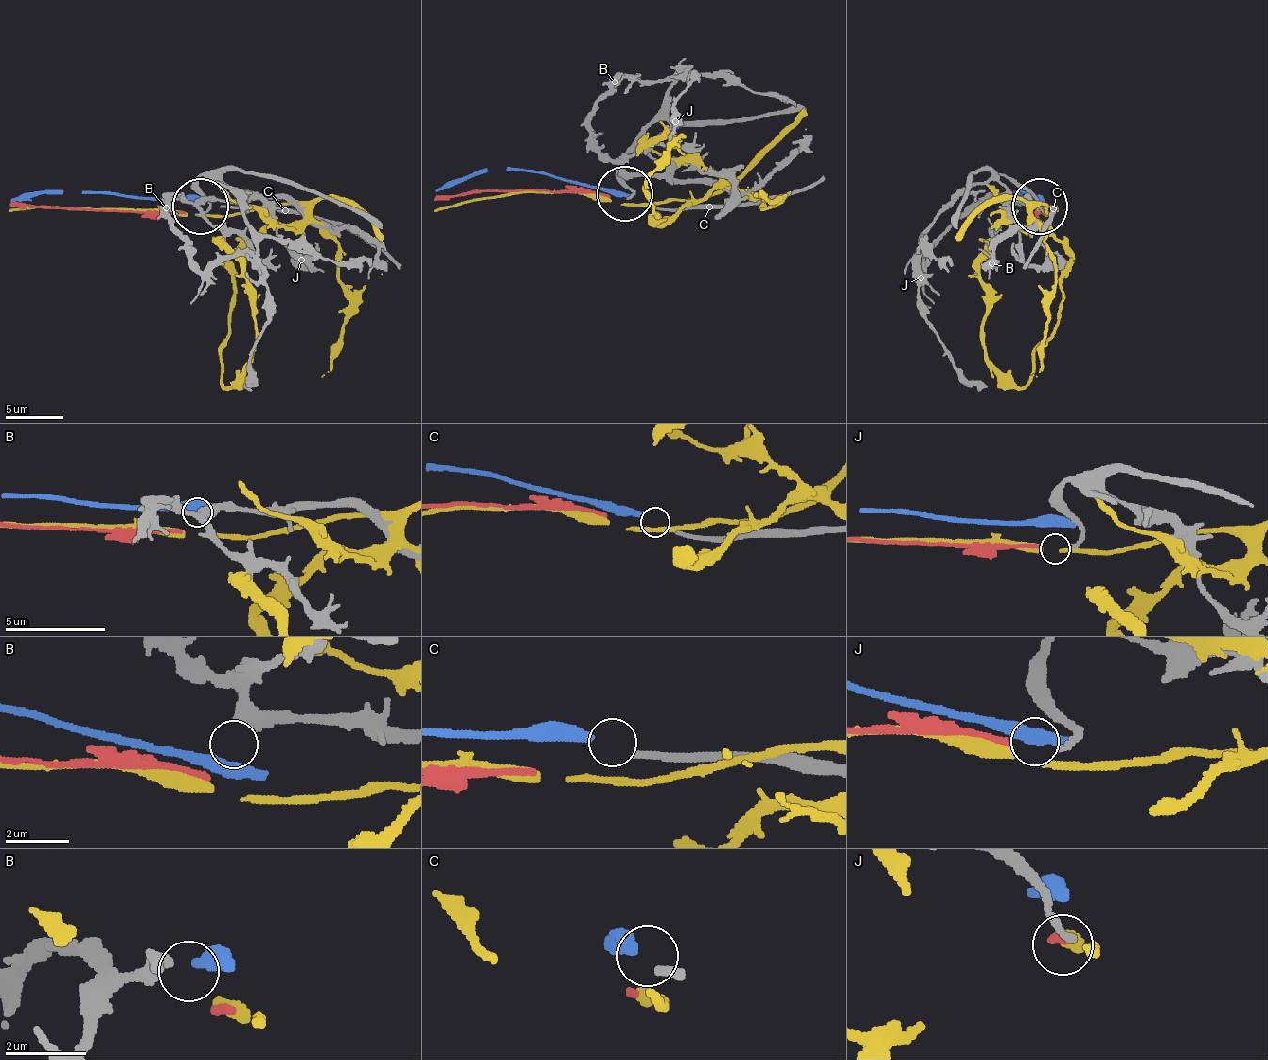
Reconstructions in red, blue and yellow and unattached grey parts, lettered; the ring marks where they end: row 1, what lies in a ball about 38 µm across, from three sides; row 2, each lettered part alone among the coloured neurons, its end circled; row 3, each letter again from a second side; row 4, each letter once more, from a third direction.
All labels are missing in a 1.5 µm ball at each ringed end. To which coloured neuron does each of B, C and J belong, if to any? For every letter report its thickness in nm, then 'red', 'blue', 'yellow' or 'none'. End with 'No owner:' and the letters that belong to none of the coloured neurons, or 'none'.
B: 400 nm thick; none
C: 200 nm thick; blue
J: 170 nm thick; red
No owner: B

